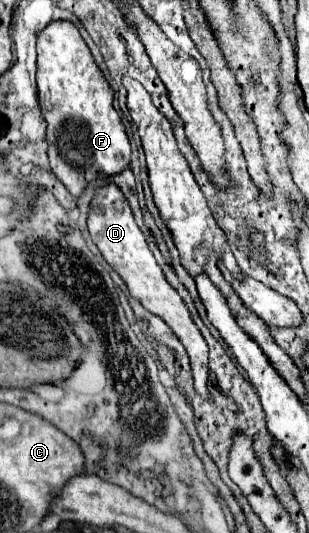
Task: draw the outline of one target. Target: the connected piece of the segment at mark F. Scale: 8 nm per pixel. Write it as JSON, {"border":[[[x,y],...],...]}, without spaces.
{"border":[[[52,20],[36,36],[36,54],[36,82],[40,108],[48,126],[50,168],[72,196],[80,196],[88,182],[118,174],[130,164],[130,142],[112,106],[114,92],[72,22]]]}

